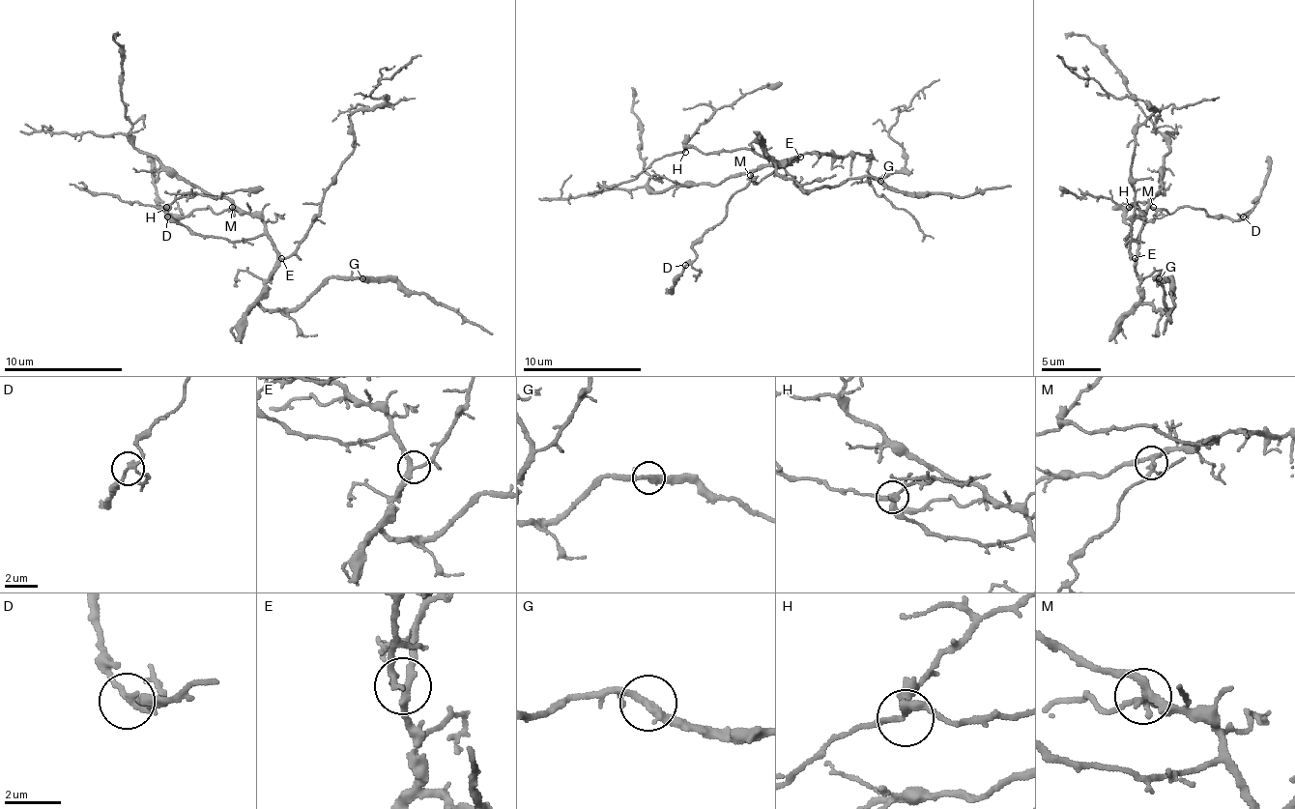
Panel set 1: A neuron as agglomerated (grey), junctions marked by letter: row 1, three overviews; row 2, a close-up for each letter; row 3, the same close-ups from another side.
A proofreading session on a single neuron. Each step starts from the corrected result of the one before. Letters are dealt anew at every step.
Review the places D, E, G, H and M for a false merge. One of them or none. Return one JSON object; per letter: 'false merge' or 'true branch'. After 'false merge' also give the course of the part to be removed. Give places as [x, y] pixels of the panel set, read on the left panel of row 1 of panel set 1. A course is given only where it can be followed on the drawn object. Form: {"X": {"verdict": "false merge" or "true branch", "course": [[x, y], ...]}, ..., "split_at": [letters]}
{"D": {"verdict": "true branch"}, "E": {"verdict": "true branch"}, "G": {"verdict": "true branch"}, "H": {"verdict": "true branch"}, "M": {"verdict": "true branch"}, "split_at": []}

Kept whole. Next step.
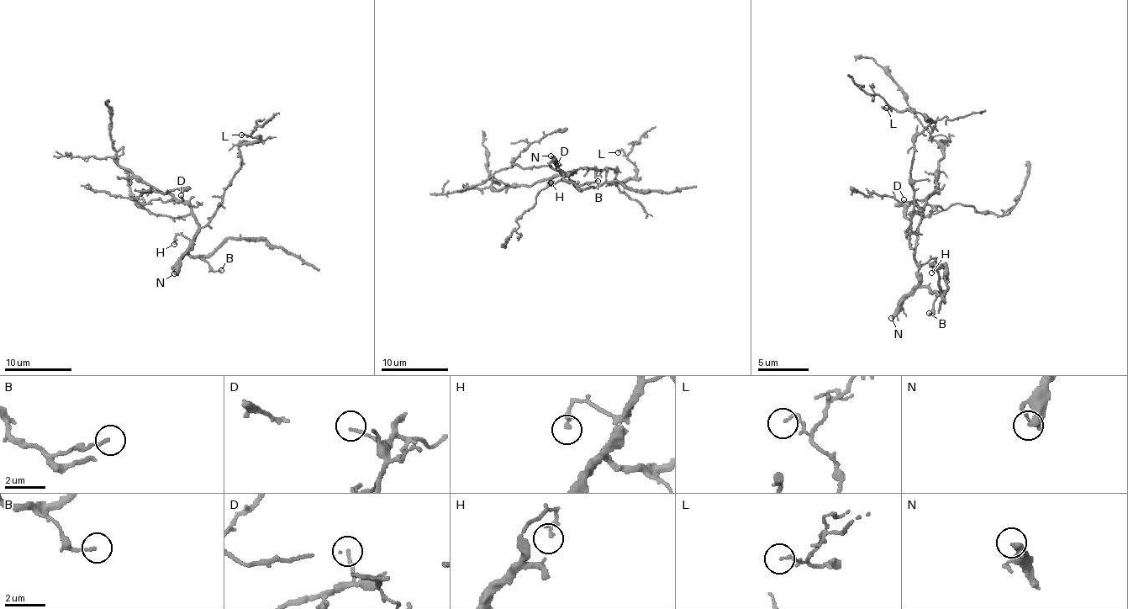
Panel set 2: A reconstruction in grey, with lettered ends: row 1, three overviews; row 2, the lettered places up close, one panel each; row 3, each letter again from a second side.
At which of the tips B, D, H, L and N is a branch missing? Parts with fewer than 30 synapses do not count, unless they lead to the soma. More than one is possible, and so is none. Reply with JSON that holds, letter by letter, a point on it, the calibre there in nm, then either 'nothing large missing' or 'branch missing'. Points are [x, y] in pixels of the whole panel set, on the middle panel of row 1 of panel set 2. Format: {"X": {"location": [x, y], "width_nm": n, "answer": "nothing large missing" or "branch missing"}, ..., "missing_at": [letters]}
{"B": {"location": [598, 181], "width_nm": 110, "answer": "nothing large missing"}, "D": {"location": [557, 164], "width_nm": 120, "answer": "nothing large missing"}, "H": {"location": [550, 182], "width_nm": 190, "answer": "nothing large missing"}, "L": {"location": [618, 152], "width_nm": 110, "answer": "nothing large missing"}, "N": {"location": [550, 156], "width_nm": 360, "answer": "branch missing"}, "missing_at": ["N"]}

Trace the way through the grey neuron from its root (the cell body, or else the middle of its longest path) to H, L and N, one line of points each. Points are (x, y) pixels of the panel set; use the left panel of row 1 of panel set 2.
H: (197, 222), (196, 234), (191, 239), (177, 234), (174, 244)
L: (197, 222), (204, 227), (216, 210), (221, 195), (241, 165), (239, 148), (259, 138), (241, 135)
N: (197, 222), (192, 247), (182, 257), (179, 268), (174, 273)

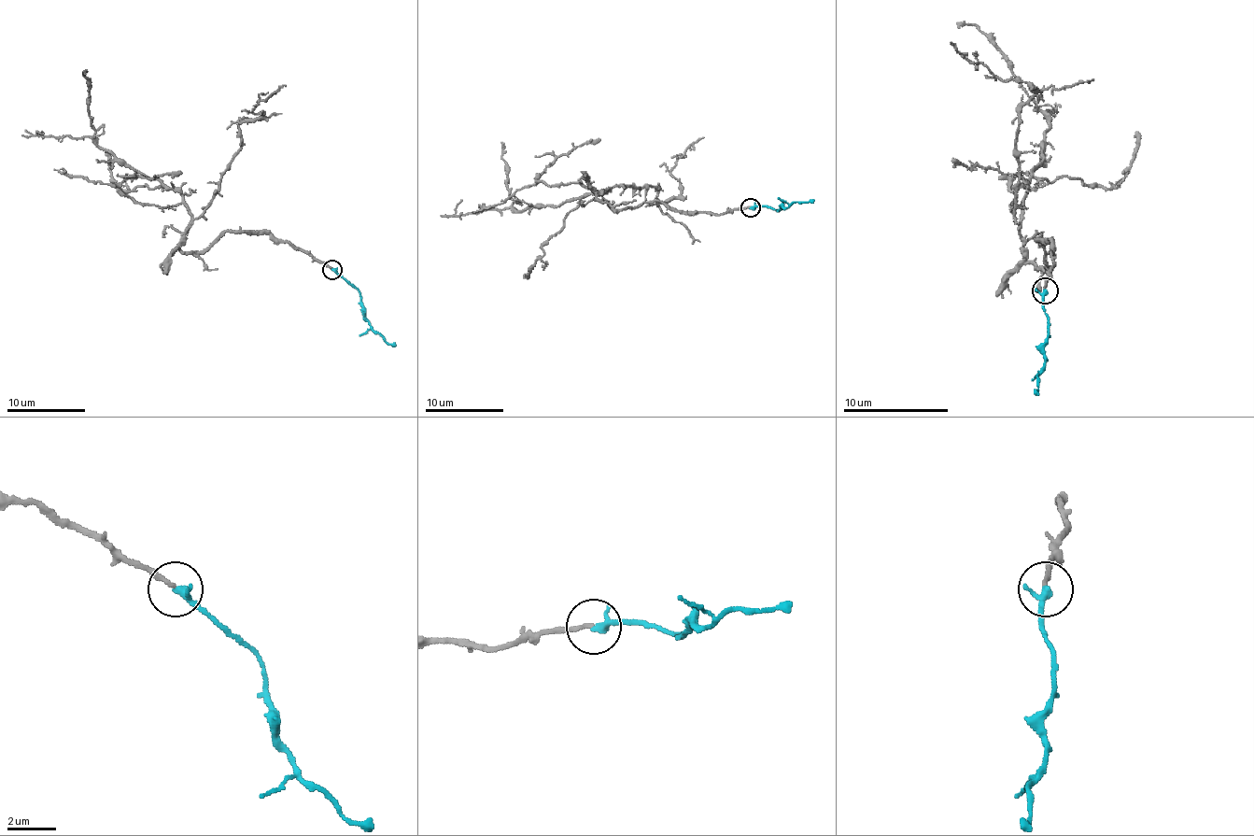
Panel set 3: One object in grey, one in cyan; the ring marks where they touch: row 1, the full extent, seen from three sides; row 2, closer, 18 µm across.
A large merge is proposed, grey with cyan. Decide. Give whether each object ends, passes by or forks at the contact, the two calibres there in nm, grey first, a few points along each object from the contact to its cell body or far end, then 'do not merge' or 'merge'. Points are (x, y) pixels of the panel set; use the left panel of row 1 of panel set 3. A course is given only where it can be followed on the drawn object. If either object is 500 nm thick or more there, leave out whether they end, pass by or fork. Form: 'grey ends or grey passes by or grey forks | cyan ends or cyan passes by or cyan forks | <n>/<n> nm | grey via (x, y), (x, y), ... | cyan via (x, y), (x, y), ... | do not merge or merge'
grey ends | cyan passes by | 150/240 nm | grey via (332, 269), (268, 233), (223, 232), (202, 251), (182, 251), (190, 210), (184, 199), (105, 151), (83, 70) | cyan via (332, 269), (358, 290), (366, 321), (395, 347) | merge

